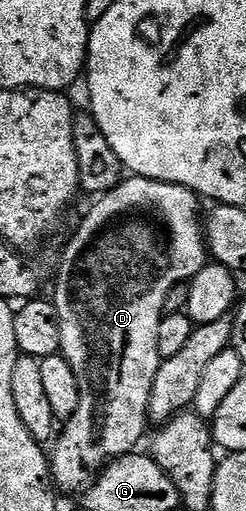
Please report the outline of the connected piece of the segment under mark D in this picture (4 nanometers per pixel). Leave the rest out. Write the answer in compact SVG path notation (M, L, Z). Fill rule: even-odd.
M136 175L122 180L110 193L98 196L97 201L89 209L89 214L81 221L81 226L73 233L73 238L69 241L69 246L65 249L65 254L61 257L61 270L57 273L57 290L51 294L51 300L57 307L59 315L59 331L61 335L60 356L71 363L71 371L75 371L75 379L79 379L79 407L75 407L75 415L71 415L69 421L64 422L65 429L56 438L57 446L51 449L51 468L53 470L53 480L58 490L66 489L73 493L84 491L91 484L91 477L85 474L85 469L100 471L111 461L124 457L136 450L141 441L141 436L145 433L145 425L150 424L149 420L149 400L151 399L151 387L155 383L155 375L159 371L162 358L159 355L159 323L165 313L165 300L171 291L171 287L192 281L195 275L199 275L201 268L207 263L207 229L203 224L203 213L201 217L201 205L196 193L192 193L187 187L182 185L168 185L162 181L152 181L146 177Z

